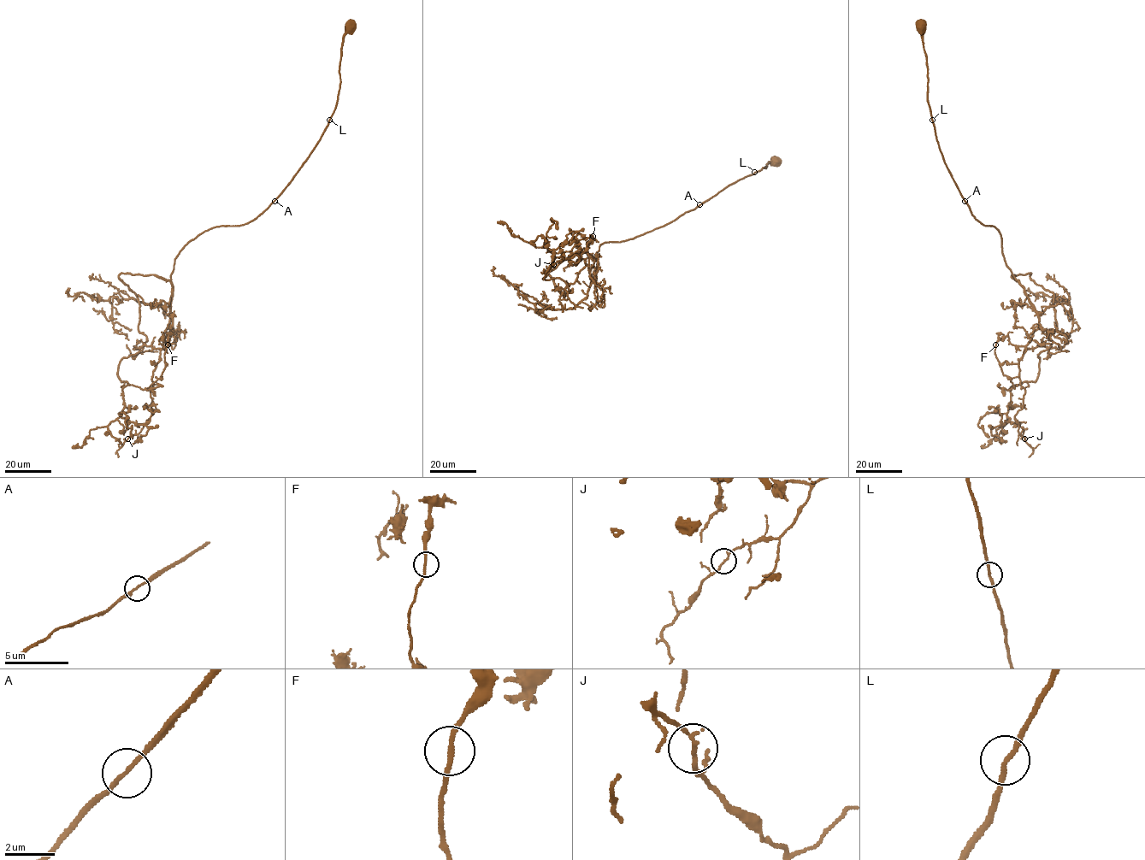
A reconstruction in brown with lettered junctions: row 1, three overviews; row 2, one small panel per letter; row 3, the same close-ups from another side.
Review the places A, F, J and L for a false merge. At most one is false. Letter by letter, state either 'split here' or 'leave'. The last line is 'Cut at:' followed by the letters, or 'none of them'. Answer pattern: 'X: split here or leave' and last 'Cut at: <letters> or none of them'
A: leave
F: leave
J: leave
L: leave
Cut at: none of them

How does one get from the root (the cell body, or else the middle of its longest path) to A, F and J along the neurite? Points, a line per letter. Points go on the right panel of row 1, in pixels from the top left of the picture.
A: (920, 26), (928, 66), (928, 100), (936, 139), (944, 161), (964, 201)
F: (920, 26), (944, 161), (971, 214), (1000, 232), (1012, 276), (1053, 294), (1035, 381), (1011, 389), (995, 344)
J: (920, 26), (944, 161), (971, 214), (1000, 232), (1038, 319), (1018, 362), (1024, 438)

